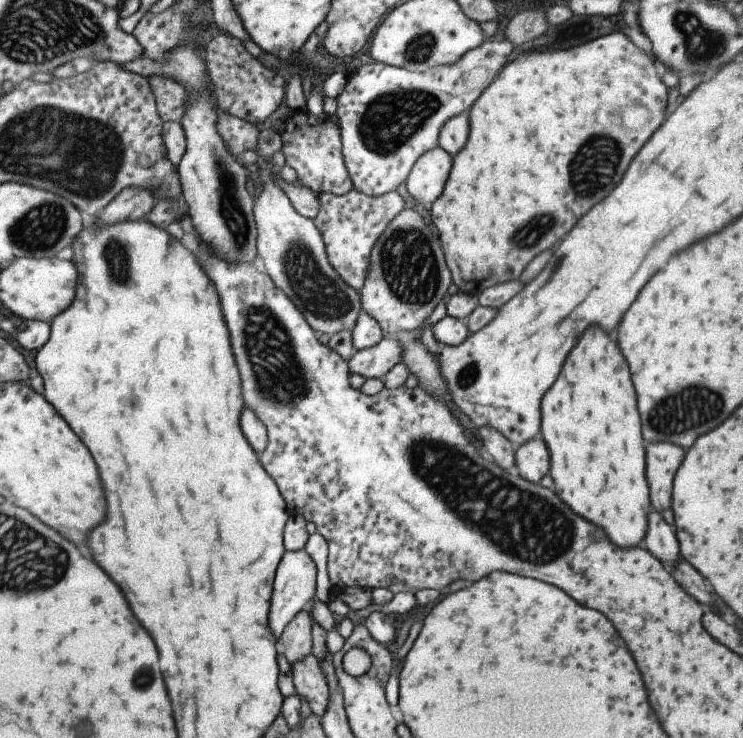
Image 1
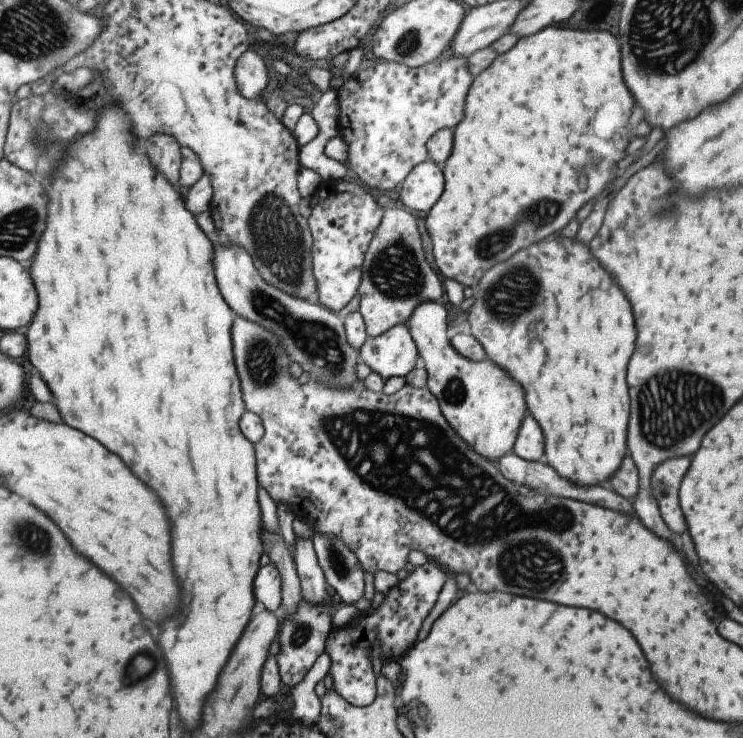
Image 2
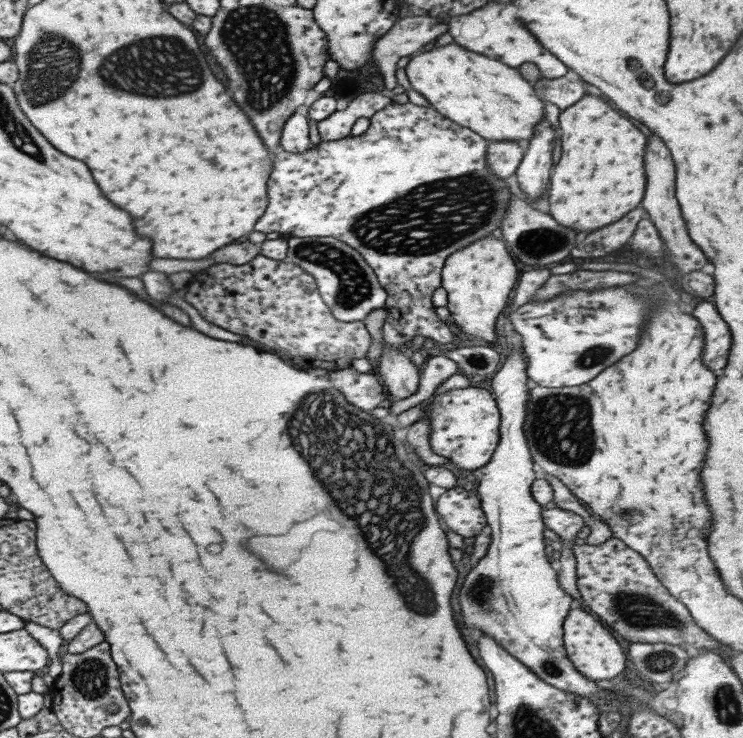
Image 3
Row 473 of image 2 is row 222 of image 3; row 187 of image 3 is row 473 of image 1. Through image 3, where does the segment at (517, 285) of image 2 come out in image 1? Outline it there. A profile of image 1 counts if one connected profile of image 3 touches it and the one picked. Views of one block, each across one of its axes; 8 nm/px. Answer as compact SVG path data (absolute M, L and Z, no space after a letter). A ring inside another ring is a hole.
M588 328L562 366L554 386L542 400L542 430L540 436L550 452L550 476L555 493L578 516L606 530L612 544L618 548L638 546L648 530L650 496L644 474L644 438L640 430L640 414L636 390L630 380L628 364L622 358L620 348L600 328Z

